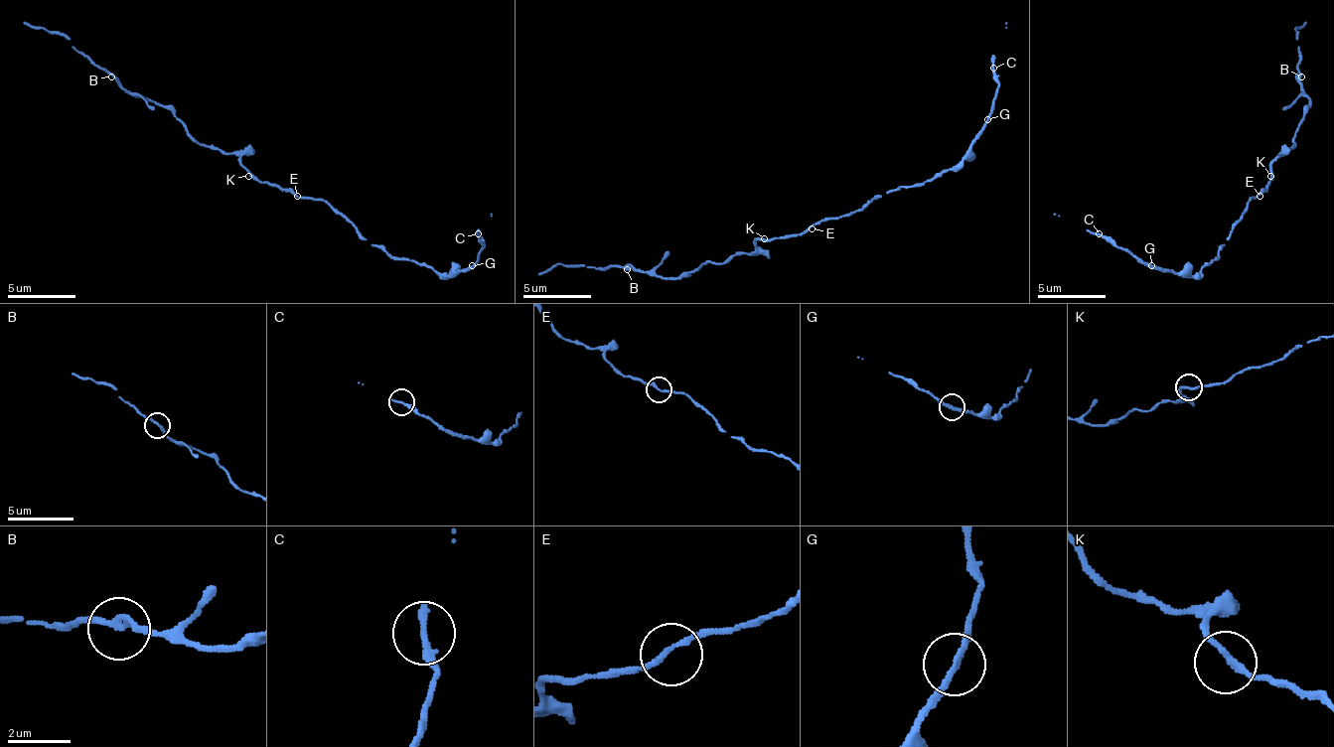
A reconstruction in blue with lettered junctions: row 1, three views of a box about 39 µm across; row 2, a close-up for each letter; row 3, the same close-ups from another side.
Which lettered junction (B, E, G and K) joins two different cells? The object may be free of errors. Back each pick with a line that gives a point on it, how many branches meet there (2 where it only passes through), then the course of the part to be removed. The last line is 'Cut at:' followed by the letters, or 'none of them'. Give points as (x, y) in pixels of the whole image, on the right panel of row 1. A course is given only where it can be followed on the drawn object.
Cut at: none of them

